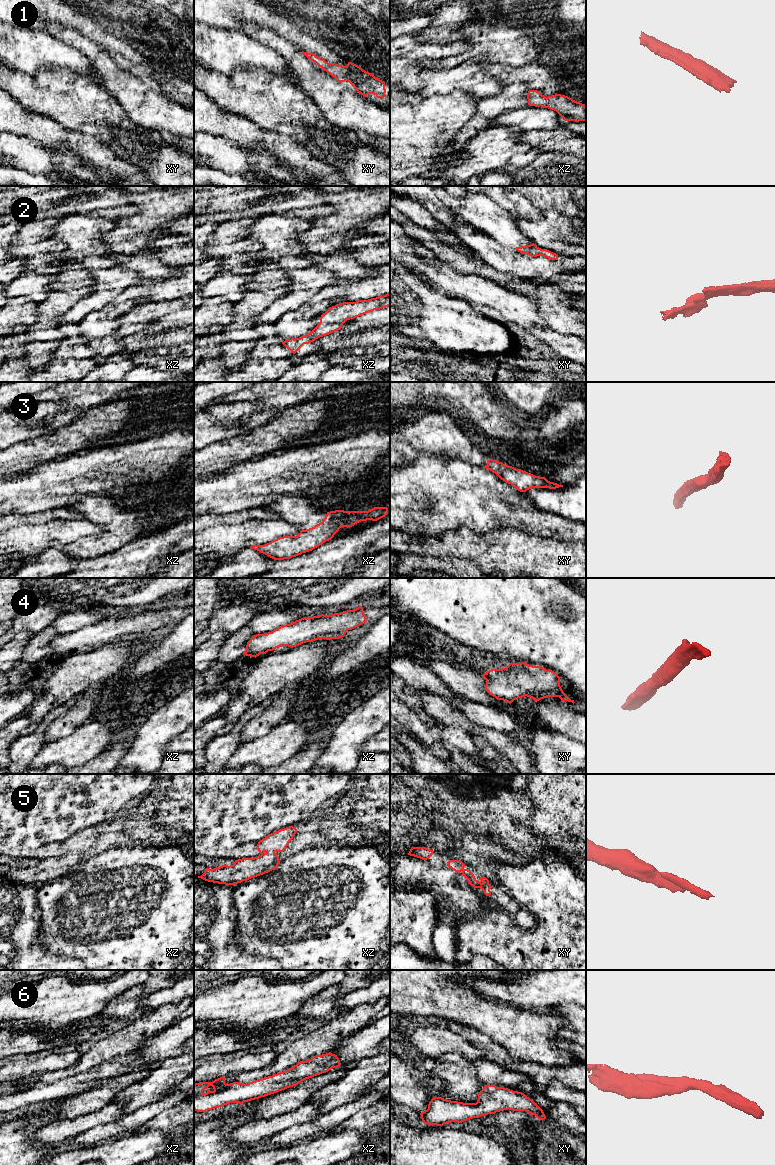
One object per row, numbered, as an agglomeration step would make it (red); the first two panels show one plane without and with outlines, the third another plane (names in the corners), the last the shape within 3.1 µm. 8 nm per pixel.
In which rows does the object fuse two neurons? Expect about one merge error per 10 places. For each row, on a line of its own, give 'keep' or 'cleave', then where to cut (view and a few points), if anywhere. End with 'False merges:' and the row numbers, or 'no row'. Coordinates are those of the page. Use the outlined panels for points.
1: keep | no cut
2: cleave | xz (320, 320), (324, 322), (345, 321)
3: keep | no cut
4: keep | no cut
5: keep | no cut
6: keep | no cut
False merges: 2

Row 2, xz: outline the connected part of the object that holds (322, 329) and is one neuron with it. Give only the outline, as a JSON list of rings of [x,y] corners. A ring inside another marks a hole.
[[[320,321],[319,324],[307,335],[295,339],[287,339],[282,342],[282,344],[293,354],[295,354],[304,344],[309,344],[320,337],[340,330],[345,322],[346,321],[337,323],[324,323]]]

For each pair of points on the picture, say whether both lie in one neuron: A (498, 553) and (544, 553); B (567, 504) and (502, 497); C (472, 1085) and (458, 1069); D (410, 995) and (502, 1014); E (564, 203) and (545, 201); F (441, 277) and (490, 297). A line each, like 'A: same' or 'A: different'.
A: same
B: different
C: same
D: same
E: same
F: same

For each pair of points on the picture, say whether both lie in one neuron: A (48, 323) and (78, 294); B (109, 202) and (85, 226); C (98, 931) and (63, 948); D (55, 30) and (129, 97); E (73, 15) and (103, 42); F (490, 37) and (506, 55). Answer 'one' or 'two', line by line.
A: one
B: two
C: one
D: one
E: one
F: one

